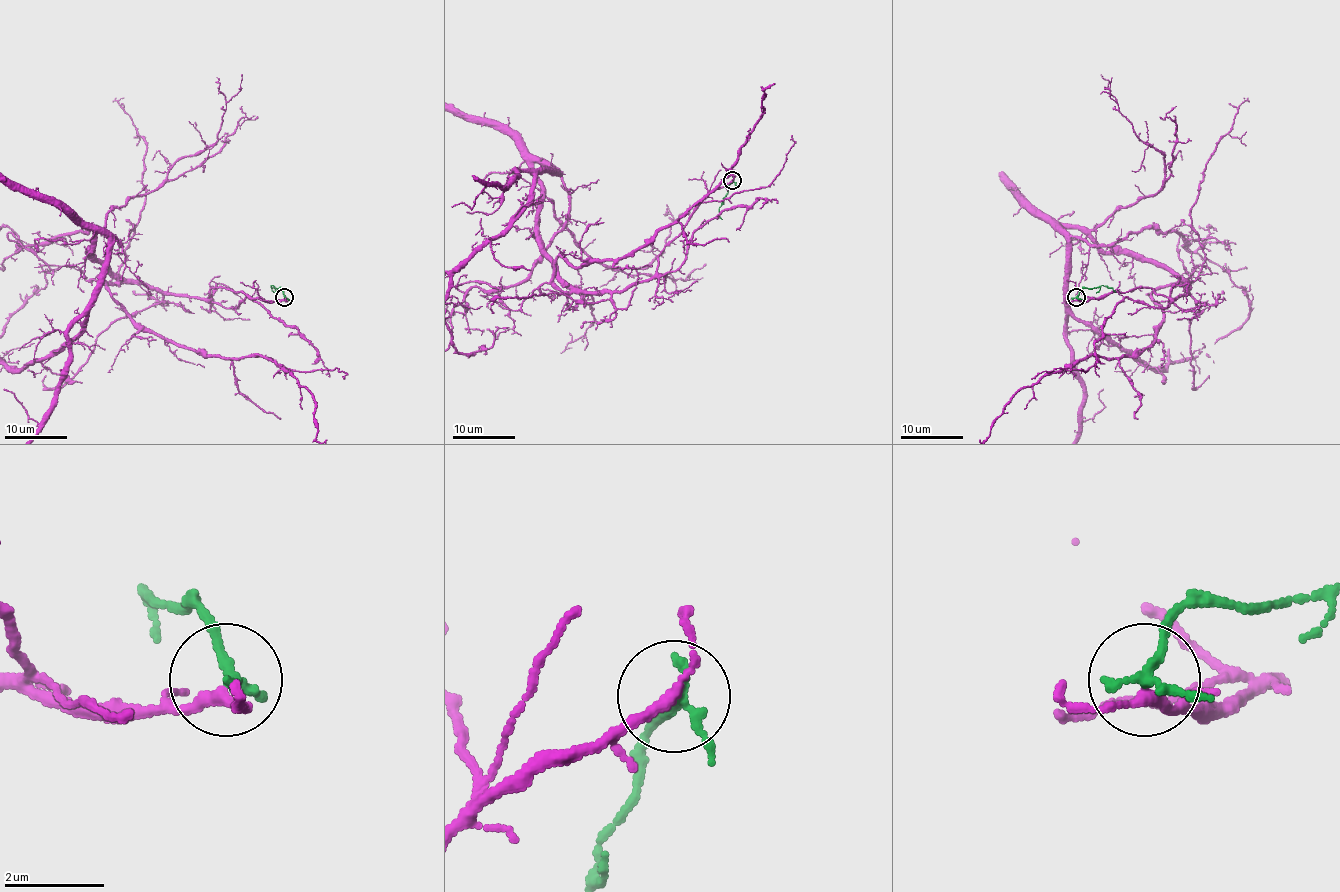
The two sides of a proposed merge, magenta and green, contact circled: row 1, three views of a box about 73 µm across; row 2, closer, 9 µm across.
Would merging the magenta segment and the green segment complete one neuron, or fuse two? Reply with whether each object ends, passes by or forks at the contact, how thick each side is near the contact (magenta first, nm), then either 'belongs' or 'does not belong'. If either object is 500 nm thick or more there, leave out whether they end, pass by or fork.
magenta passes by; green passes by; calibres 190 and 200 nm; belongs

